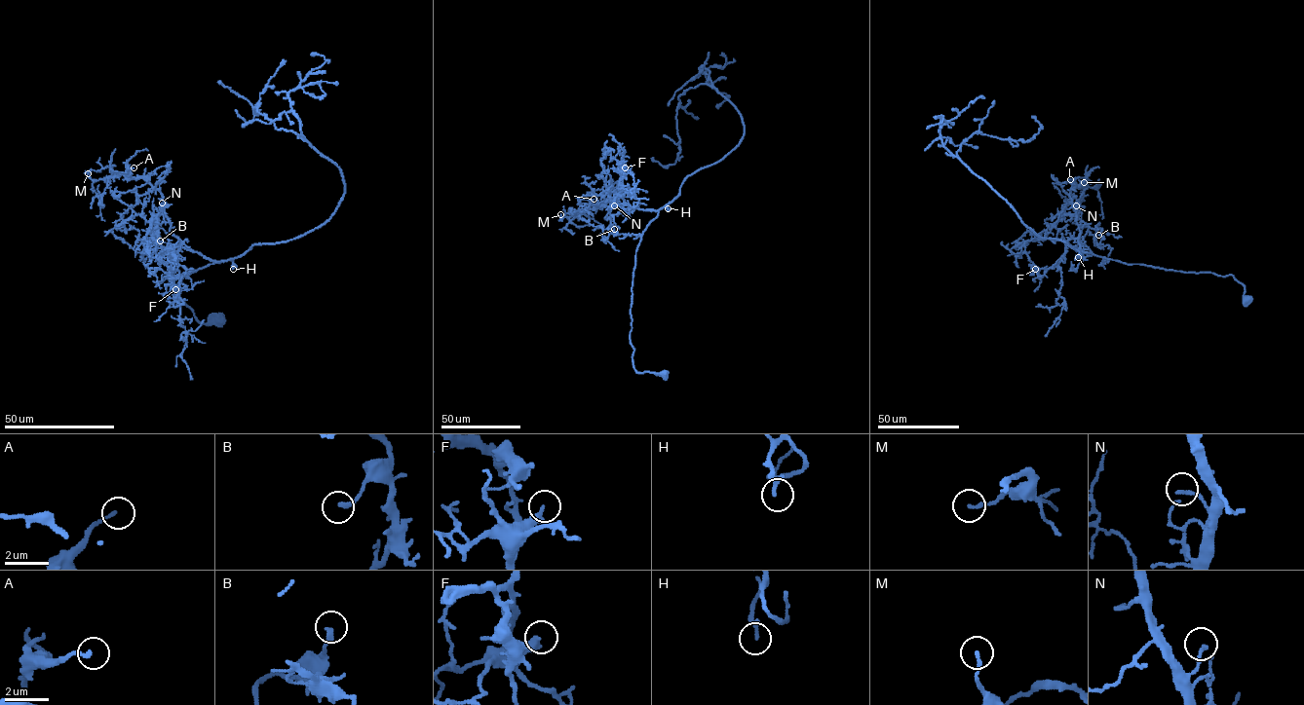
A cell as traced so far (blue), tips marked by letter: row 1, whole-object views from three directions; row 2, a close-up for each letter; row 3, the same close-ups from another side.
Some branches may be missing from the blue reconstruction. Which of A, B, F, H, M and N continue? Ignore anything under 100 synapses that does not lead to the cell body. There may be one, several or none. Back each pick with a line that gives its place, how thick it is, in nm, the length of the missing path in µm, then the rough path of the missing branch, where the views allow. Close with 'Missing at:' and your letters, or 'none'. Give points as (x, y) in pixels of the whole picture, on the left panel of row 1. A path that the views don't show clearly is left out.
Missing at: none

